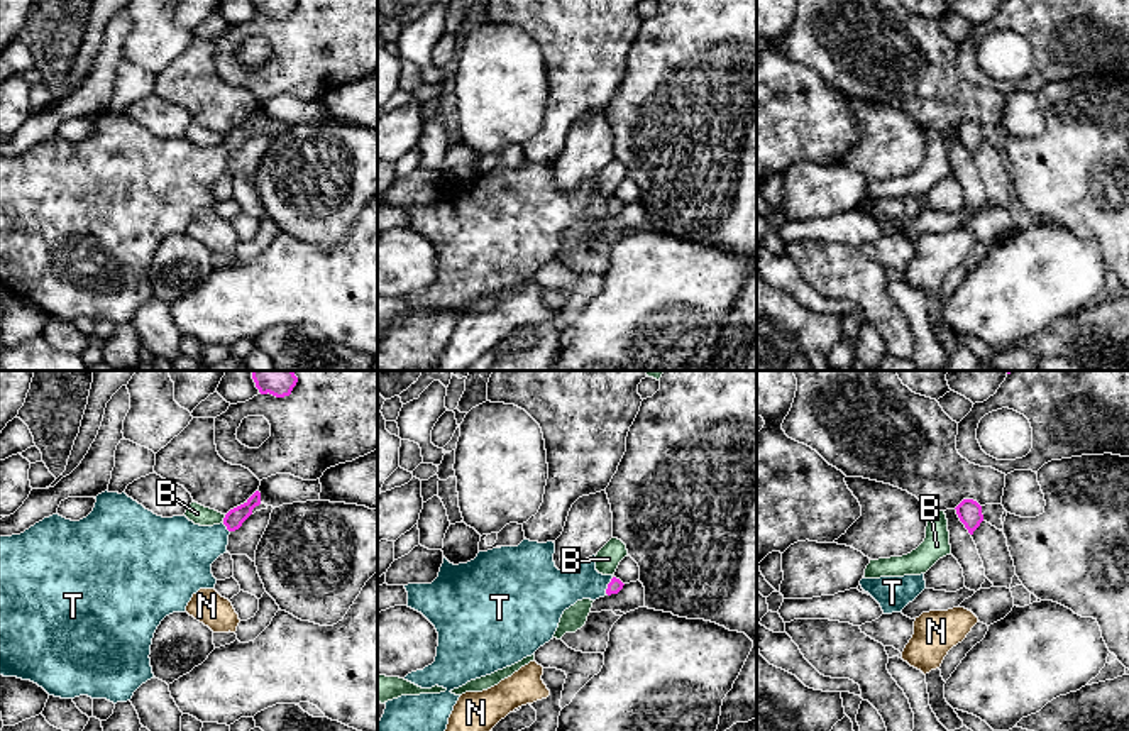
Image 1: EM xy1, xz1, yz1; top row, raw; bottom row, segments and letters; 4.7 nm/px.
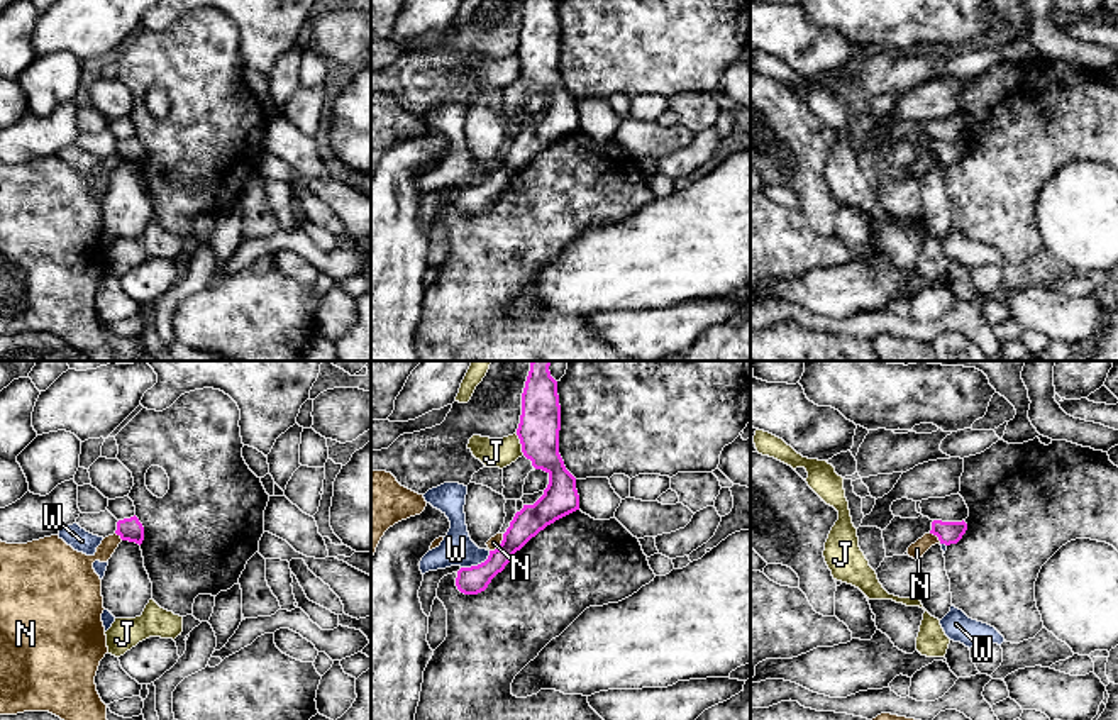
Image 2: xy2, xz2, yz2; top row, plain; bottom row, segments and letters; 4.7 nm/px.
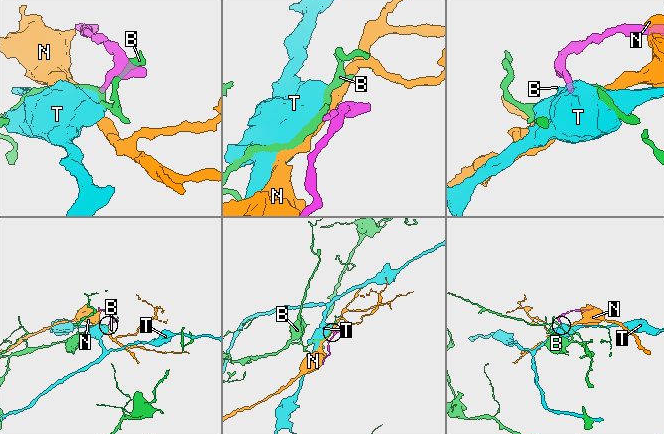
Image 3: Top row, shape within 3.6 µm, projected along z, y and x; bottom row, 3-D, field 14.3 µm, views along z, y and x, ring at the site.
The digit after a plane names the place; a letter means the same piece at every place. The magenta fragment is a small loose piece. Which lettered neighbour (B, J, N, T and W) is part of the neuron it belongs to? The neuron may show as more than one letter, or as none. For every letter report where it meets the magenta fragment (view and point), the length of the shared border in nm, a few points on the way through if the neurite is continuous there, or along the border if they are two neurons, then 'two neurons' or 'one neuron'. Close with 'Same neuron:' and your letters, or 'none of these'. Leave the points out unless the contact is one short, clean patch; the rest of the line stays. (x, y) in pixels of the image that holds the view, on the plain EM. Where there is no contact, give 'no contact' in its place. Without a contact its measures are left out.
B: xy1 (224, 139) | 40 nm | along xy1 (225, 136), (222, 142) | two neurons
J: xz2 (520, 63) | 110 nm | along xz2 (515, 55), (524, 75) | two neurons
N: xz2 (500, 165) | 110 nm | along xz2 (503, 155), (498, 166), (490, 171) | two neurons
T: xz1 (608, 207) | 90 nm | across xz1 (615, 207), (608, 207), (571, 207), (556, 212) | one neuron
W: xz2 (478, 185) | 170 nm | along xz2 (490, 171), (483, 182), (461, 188) | two neurons
Same neuron: T

